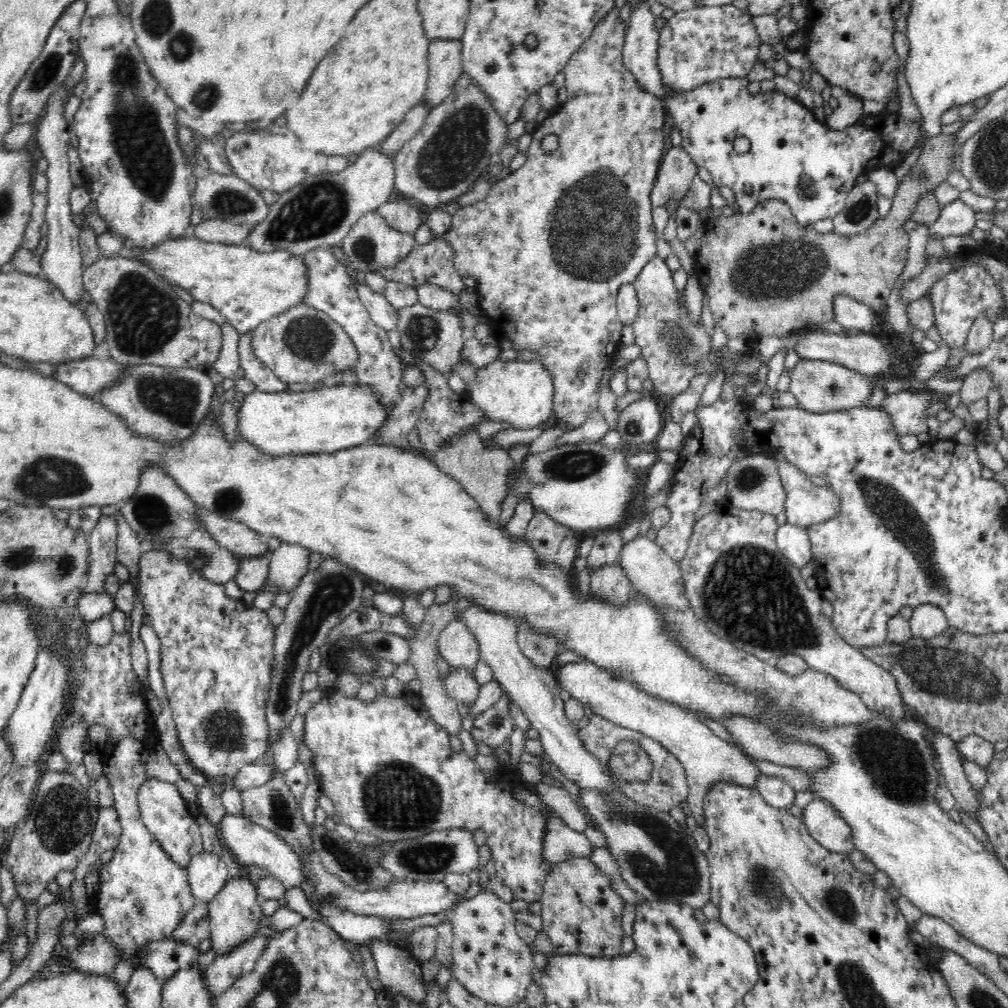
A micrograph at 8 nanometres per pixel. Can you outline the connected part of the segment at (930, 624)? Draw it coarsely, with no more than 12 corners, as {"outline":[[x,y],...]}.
{"outline":[[916,606],[909,620],[913,636],[940,636],[948,626],[942,609]]}

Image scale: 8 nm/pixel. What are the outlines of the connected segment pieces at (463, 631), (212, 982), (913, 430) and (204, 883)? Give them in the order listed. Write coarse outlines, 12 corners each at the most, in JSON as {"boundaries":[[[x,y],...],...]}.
{"boundaries":[[[451,620],[437,648],[451,668],[473,671],[479,646],[462,620]],[[263,914],[249,941],[204,969],[212,998],[254,968],[276,928]],[[899,391],[879,403],[893,432],[919,434],[939,396]],[[202,852],[185,868],[191,893],[210,902],[227,883],[220,854]]]}

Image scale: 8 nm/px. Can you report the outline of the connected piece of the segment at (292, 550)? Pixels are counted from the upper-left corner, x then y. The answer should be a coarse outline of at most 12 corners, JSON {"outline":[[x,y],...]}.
{"outline":[[280,543],[270,552],[263,586],[245,592],[248,605],[260,592],[292,592],[309,571],[310,551]]}

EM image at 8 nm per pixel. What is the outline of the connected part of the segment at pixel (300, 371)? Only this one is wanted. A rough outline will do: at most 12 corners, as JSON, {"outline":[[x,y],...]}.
{"outline":[[304,303],[261,322],[254,355],[286,384],[331,380],[359,352]]}

